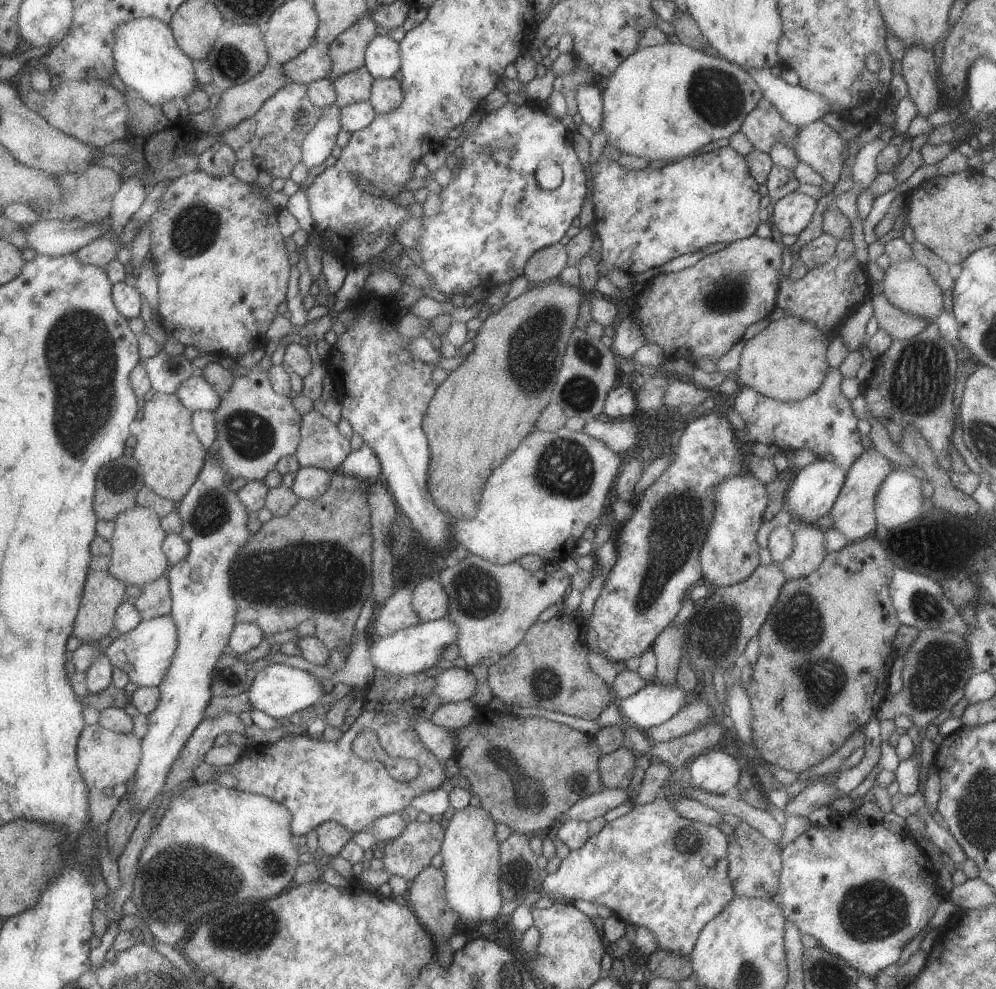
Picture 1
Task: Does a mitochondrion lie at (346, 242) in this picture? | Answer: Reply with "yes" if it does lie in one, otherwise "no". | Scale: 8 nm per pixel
no

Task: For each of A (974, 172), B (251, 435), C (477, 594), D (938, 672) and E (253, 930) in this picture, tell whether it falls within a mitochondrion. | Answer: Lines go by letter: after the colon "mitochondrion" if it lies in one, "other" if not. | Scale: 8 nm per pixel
A: other
B: mitochondrion
C: mitochondrion
D: mitochondrion
E: mitochondrion

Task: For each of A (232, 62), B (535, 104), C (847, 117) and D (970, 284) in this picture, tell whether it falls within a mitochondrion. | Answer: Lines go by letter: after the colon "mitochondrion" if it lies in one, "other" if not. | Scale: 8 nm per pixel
A: mitochondrion
B: other
C: other
D: other

